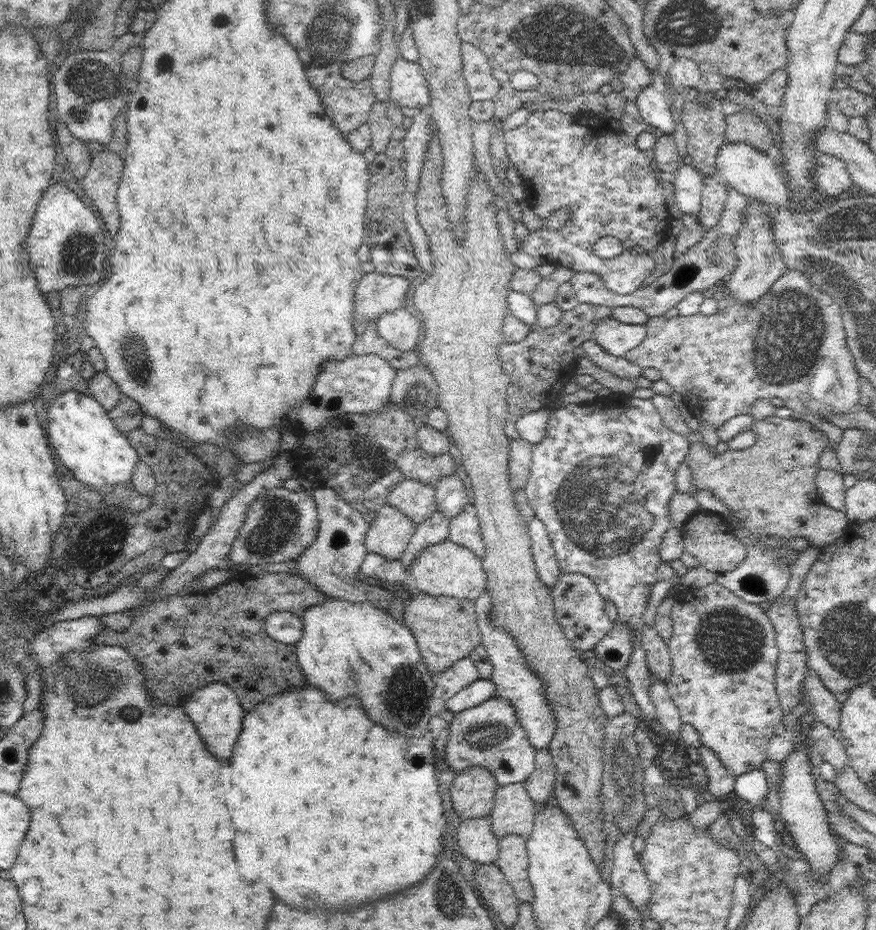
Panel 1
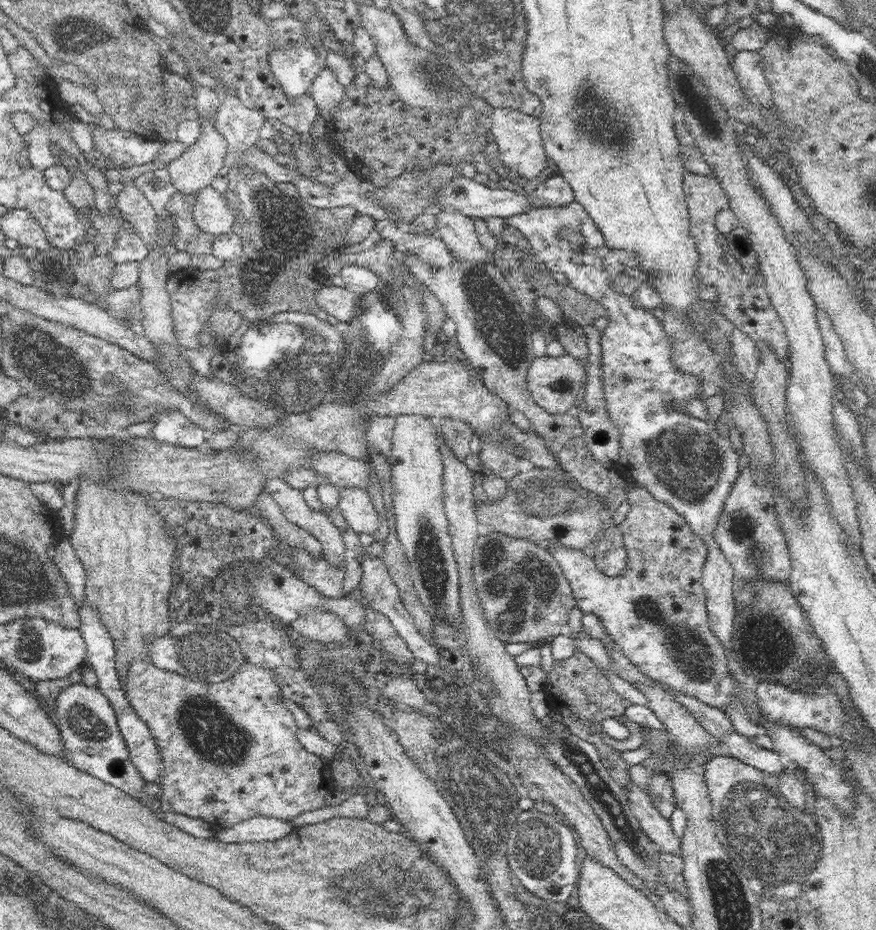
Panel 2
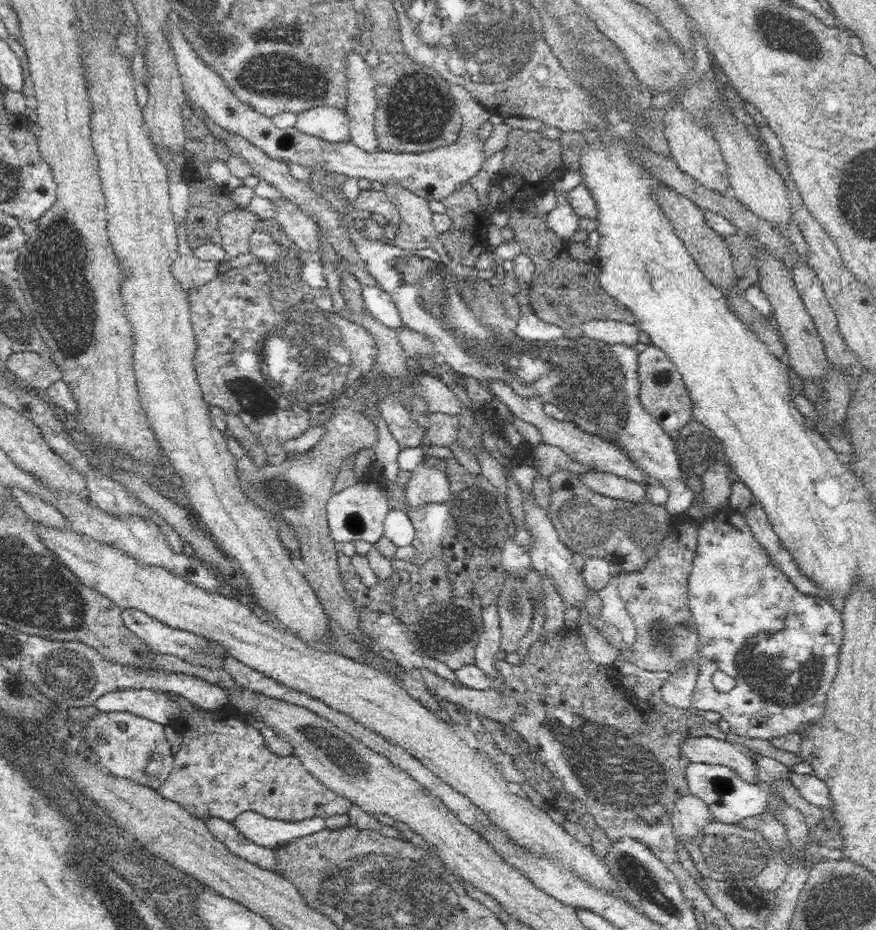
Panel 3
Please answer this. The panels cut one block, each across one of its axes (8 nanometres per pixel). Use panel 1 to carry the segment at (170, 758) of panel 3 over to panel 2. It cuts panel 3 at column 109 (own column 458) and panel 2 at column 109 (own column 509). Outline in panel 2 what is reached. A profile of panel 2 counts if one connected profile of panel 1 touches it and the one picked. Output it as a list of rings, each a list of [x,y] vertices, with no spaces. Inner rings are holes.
[[[78,683],[60,692],[55,708],[68,762],[142,801],[145,780],[130,759],[112,703],[97,687]]]

